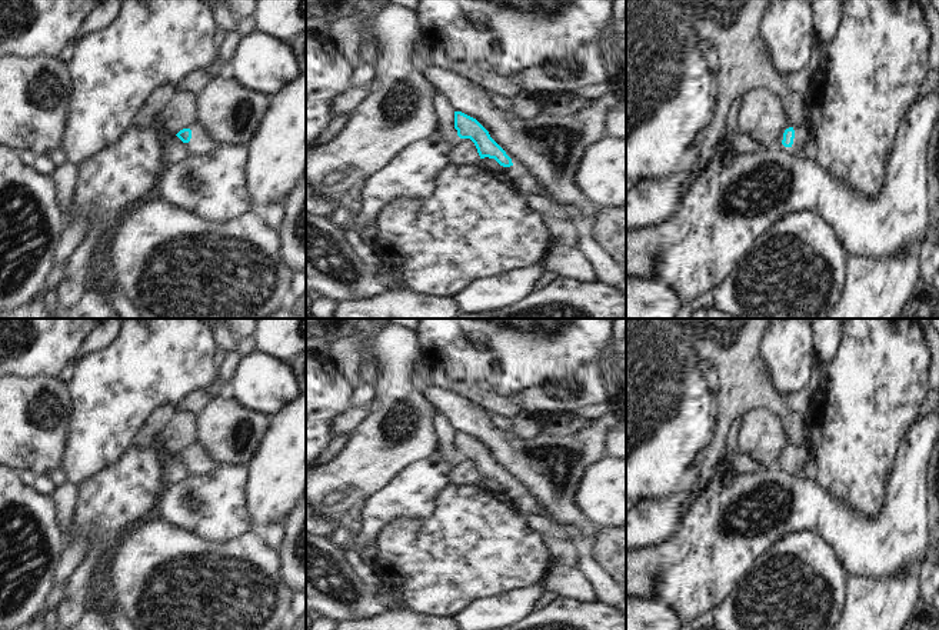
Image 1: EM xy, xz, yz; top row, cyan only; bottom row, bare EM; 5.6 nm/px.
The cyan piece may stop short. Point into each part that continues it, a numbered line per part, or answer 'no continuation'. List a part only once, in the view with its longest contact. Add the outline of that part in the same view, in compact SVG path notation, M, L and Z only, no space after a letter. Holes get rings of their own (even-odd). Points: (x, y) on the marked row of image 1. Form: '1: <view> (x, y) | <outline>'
1: yz (803, 134) | M805 116L805 119L799 121L799 124L793 127L793 130L795 130L795 139L790 150L796 156L799 156L808 144L815 141L815 134L809 117Z

